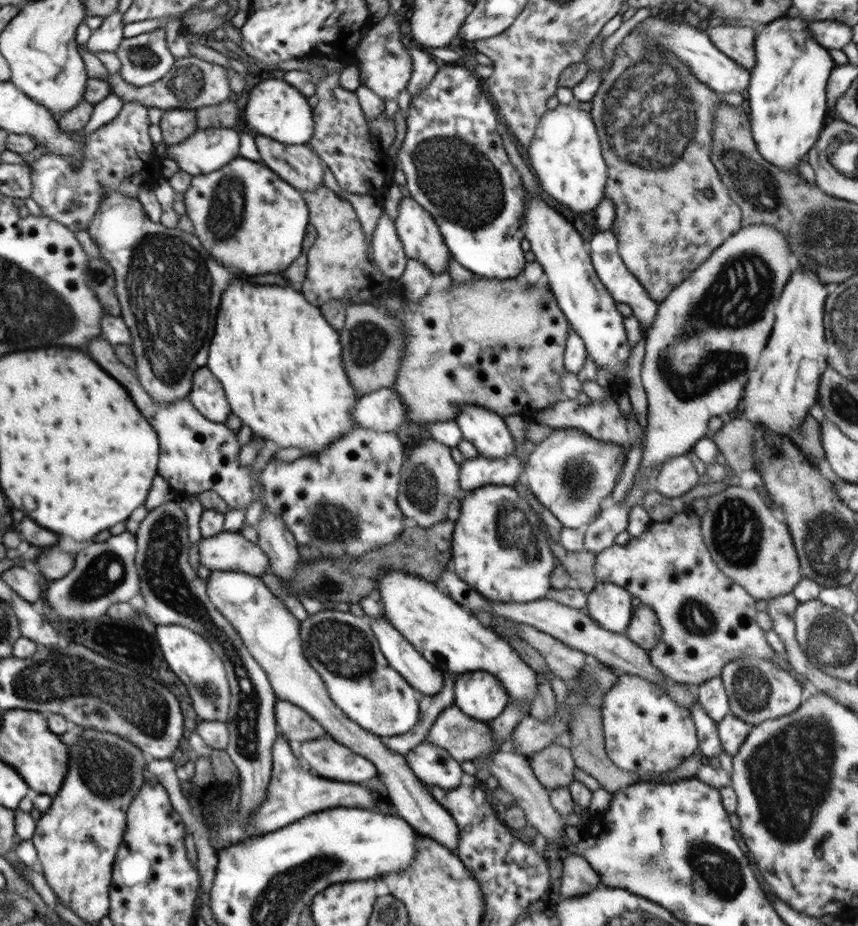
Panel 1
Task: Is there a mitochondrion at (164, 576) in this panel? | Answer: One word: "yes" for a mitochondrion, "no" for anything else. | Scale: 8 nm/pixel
yes

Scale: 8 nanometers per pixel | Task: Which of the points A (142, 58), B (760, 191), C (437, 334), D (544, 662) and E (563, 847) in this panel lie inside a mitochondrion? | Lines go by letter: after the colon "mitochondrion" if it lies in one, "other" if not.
A: mitochondrion
B: mitochondrion
C: other
D: other
E: other

